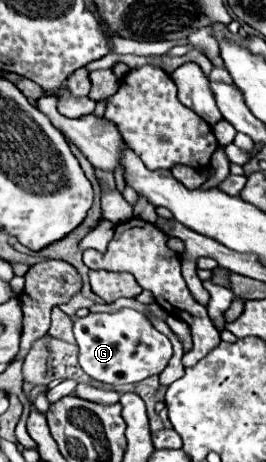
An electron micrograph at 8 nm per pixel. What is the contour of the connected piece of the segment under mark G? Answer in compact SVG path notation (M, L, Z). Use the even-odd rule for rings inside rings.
M129 308L77 318L73 332L79 346L79 366L87 376L103 384L137 384L149 376L157 376L173 356L169 338L155 330L147 316Z

